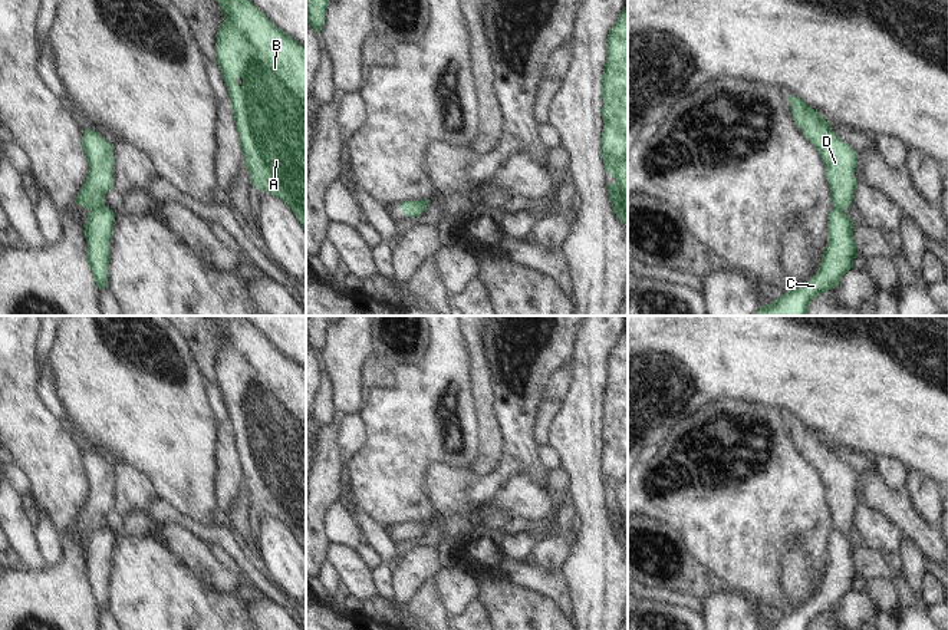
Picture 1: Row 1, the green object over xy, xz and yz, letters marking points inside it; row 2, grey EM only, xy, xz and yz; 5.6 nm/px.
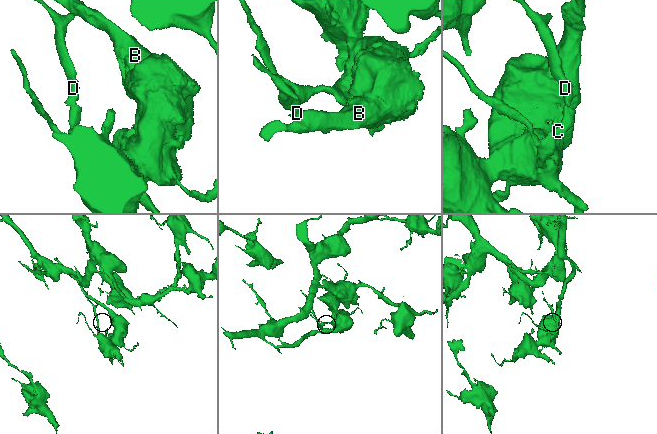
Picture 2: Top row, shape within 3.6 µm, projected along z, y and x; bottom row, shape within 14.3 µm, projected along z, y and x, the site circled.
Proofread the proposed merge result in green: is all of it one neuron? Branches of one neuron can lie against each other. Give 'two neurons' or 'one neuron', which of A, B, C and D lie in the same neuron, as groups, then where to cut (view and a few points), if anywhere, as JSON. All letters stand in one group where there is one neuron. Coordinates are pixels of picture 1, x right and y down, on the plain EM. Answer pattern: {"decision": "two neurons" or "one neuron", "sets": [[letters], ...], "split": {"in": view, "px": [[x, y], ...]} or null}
{"decision": "two neurons", "sets": [["A", "B", "C"], ["D"]], "split": {"in": "xy", "px": [[104, 525], [91, 533]]}}

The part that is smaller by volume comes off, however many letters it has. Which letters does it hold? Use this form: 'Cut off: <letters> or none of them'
Cut off: D

